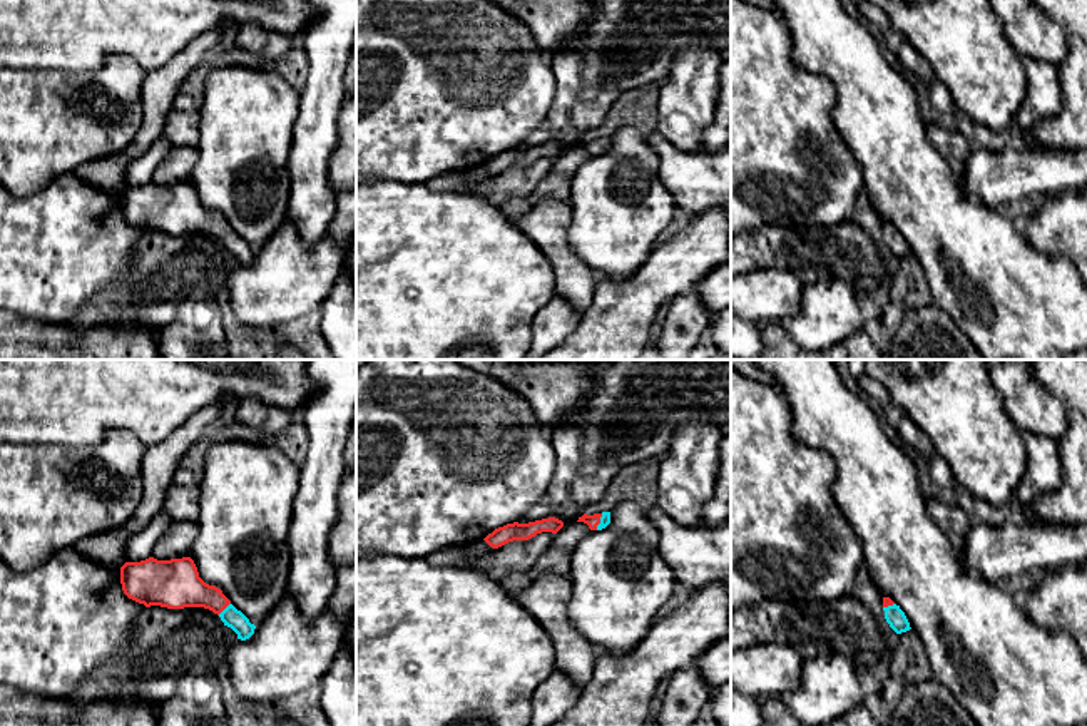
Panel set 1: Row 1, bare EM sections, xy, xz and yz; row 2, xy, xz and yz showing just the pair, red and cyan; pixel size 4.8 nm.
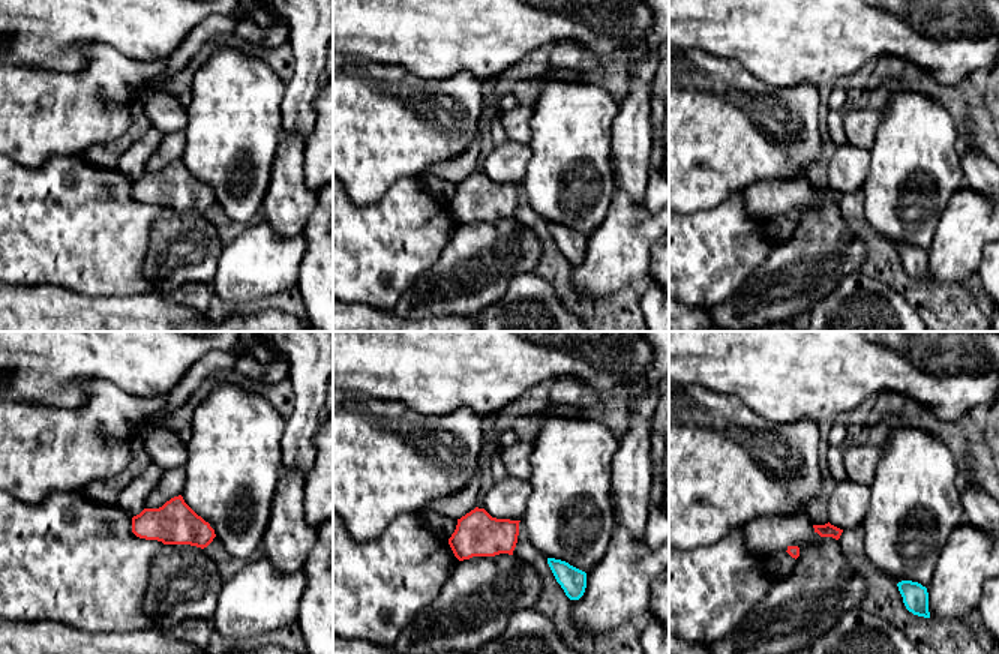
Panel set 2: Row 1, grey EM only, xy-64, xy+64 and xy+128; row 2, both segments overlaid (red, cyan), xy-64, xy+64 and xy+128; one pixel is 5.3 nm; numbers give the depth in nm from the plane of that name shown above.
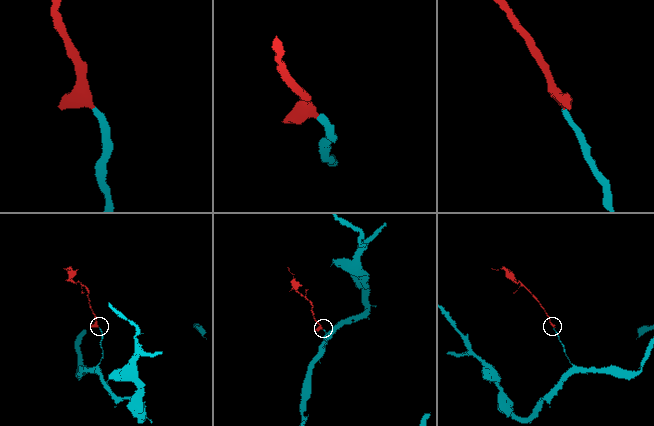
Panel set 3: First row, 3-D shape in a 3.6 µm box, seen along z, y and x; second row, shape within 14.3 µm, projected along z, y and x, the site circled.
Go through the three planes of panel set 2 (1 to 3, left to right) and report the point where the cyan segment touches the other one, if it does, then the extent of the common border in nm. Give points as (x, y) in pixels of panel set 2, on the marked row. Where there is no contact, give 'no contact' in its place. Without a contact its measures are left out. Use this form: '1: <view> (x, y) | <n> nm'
1: no contact
2: no contact
3: no contact

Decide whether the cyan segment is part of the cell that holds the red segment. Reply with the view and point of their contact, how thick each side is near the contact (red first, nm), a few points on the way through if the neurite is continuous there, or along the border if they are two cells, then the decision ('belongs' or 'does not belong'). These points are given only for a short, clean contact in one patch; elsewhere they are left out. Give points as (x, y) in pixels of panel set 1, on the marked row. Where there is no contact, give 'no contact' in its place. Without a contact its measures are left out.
meets red in xy at (223, 609); 220 nm thick on the red side, 90 nm on the other; runs through xy (178, 584), (211, 598), (223, 609), (231, 618); belongs

